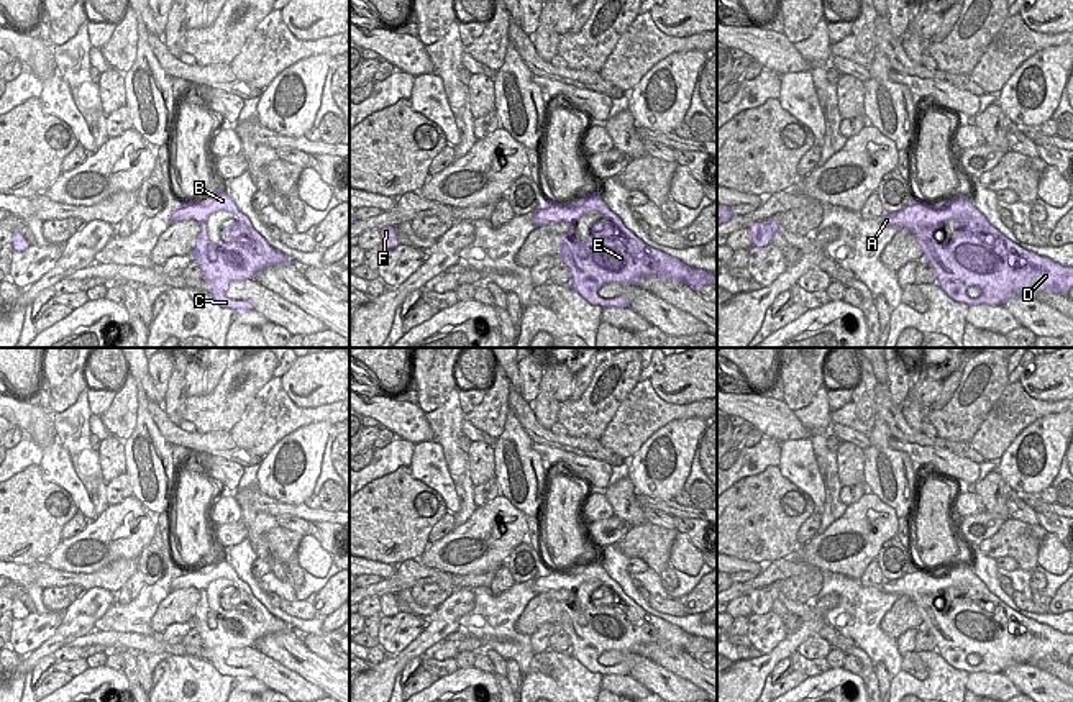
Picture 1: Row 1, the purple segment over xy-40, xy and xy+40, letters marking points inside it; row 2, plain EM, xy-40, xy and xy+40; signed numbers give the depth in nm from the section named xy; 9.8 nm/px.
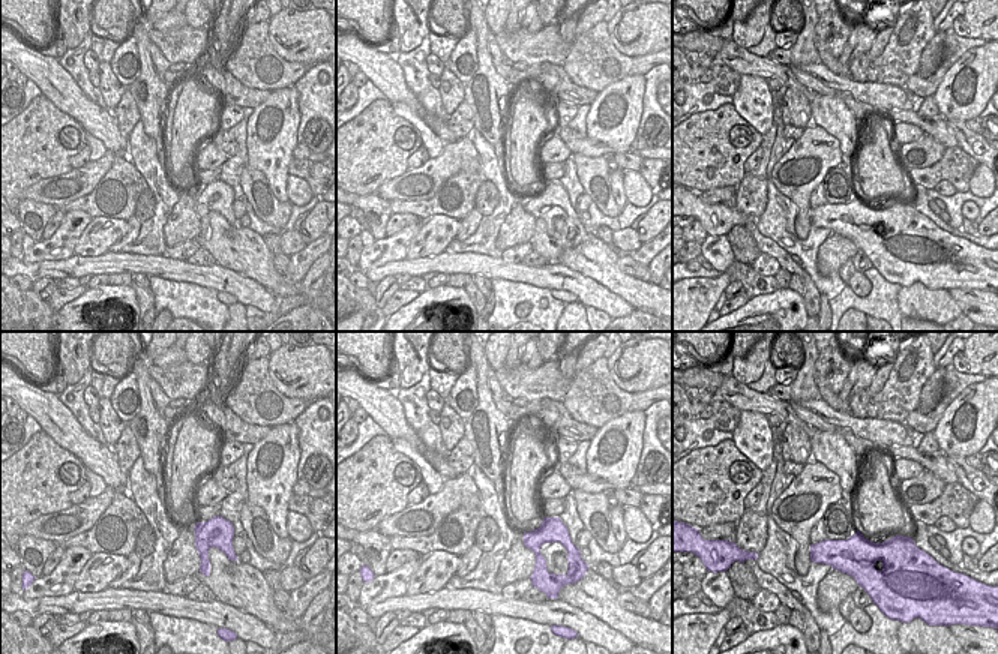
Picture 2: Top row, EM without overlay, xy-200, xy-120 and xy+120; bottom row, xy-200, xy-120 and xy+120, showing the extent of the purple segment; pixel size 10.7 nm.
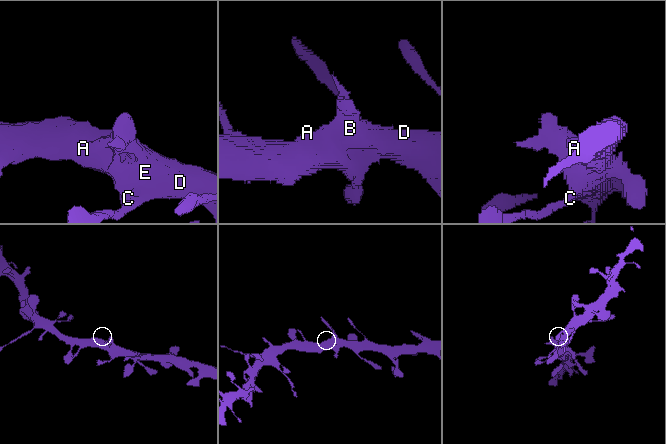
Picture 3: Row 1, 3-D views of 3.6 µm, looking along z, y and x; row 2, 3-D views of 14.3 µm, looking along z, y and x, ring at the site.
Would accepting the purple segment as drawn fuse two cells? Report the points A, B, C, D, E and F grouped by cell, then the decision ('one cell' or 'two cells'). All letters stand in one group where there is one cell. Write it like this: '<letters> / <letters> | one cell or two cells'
A B C D E F | one cell

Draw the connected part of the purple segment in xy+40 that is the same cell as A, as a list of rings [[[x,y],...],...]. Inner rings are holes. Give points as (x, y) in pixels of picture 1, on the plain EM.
[[[970,563],[953,564],[945,574],[935,574],[924,568],[914,568],[894,581],[881,584],[883,592],[911,597],[935,638],[937,653],[955,669],[966,672],[1002,672],[1012,664],[1034,664],[1042,658],[1068,663],[1073,656],[1073,635],[1065,635],[1048,625],[1020,615],[996,597],[973,572]],[[947,589],[957,589],[952,609],[938,610],[935,599]]]

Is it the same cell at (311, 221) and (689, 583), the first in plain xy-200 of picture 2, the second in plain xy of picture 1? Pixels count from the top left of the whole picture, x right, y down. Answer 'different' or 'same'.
different

